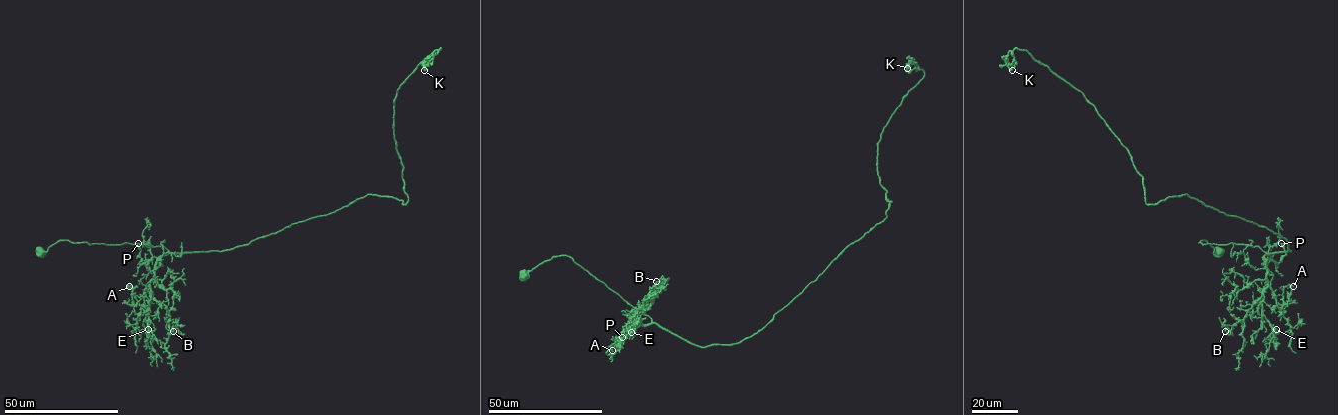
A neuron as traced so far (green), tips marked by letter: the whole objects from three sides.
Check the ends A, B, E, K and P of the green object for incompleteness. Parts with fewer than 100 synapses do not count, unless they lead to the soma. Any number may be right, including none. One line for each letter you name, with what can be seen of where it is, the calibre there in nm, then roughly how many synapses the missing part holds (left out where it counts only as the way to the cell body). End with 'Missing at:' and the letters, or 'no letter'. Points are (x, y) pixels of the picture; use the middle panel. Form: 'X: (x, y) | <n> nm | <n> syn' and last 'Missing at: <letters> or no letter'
Missing at: no letter

